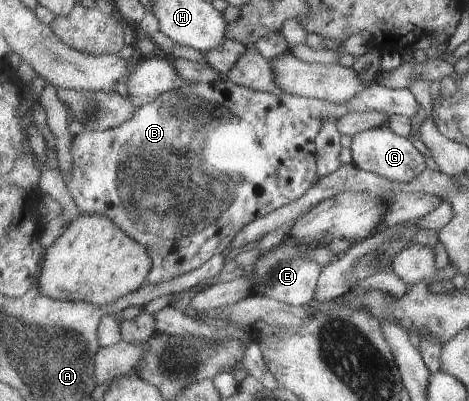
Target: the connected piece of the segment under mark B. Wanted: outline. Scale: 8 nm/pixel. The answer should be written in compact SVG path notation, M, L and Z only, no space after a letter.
M228 78L214 83L181 84L174 90L168 90L154 102L137 107L134 116L120 126L106 130L84 129L80 134L76 134L71 140L72 169L65 184L81 214L104 214L104 216L114 220L128 236L147 247L153 258L153 267L145 284L160 284L200 268L211 258L227 250L244 226L291 202L296 202L296 199L302 198L315 185L316 170L319 169L316 158L316 139L319 137L320 130L324 128L324 122L327 121L326 113L336 113L338 120L344 118L346 114L352 114L352 112L372 112L372 110L391 115L402 114L412 118L420 110L420 107L422 107L420 102L416 100L416 95L410 89L393 89L378 83L372 83L368 88L364 88L364 92L356 94L348 102L330 102L326 99L302 97L287 92L274 94L256 91L252 88L241 87Z

